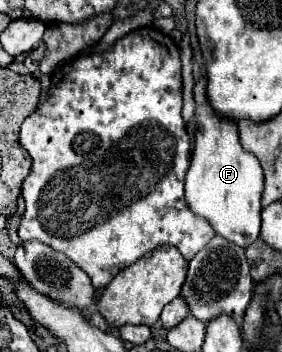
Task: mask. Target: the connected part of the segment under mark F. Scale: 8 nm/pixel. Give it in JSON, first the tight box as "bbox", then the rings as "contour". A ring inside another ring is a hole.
{"bbox":[186,78,264,248],"contour":[[[206,78],[194,86],[196,118],[200,128],[196,132],[196,144],[192,150],[190,170],[186,174],[186,202],[192,214],[208,220],[214,232],[228,242],[248,248],[260,234],[260,212],[264,174],[256,156],[244,152],[238,140],[236,124],[218,118],[206,102]]]}

